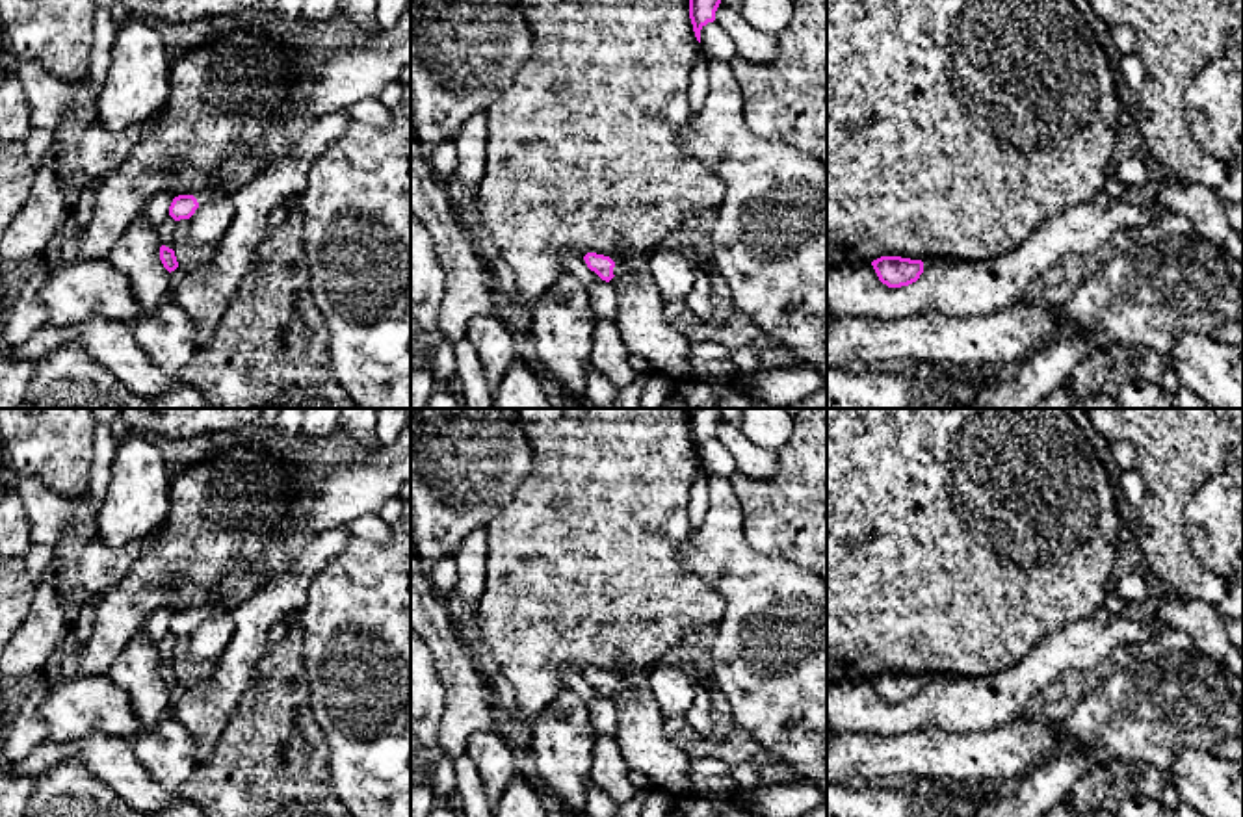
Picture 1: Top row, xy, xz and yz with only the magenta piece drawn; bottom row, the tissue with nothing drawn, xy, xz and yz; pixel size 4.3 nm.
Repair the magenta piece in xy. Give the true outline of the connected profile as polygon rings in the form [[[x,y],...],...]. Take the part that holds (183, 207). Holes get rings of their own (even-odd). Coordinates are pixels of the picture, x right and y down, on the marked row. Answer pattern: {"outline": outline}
{"outline": [[[216,184],[214,188],[204,189],[204,191],[195,191],[193,195],[178,195],[173,199],[173,202],[169,206],[169,215],[175,221],[190,219],[199,206],[203,206],[217,197],[223,197],[223,195],[234,197],[234,193],[236,193],[234,186]]]}

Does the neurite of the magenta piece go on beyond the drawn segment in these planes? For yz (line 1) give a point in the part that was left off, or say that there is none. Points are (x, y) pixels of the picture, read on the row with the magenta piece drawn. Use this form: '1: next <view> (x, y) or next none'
1: next none

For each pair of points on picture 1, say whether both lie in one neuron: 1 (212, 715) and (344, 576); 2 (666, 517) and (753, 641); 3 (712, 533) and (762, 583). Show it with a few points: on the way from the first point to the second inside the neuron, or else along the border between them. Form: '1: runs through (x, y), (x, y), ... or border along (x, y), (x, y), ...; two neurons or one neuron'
1: border along (314, 578), (305, 604), (294, 617); two neurons
2: border along (692, 528), (679, 546), (679, 557), (705, 578); two neurons
3: runs through (727, 548), (747, 569), (755, 570); one neuron

